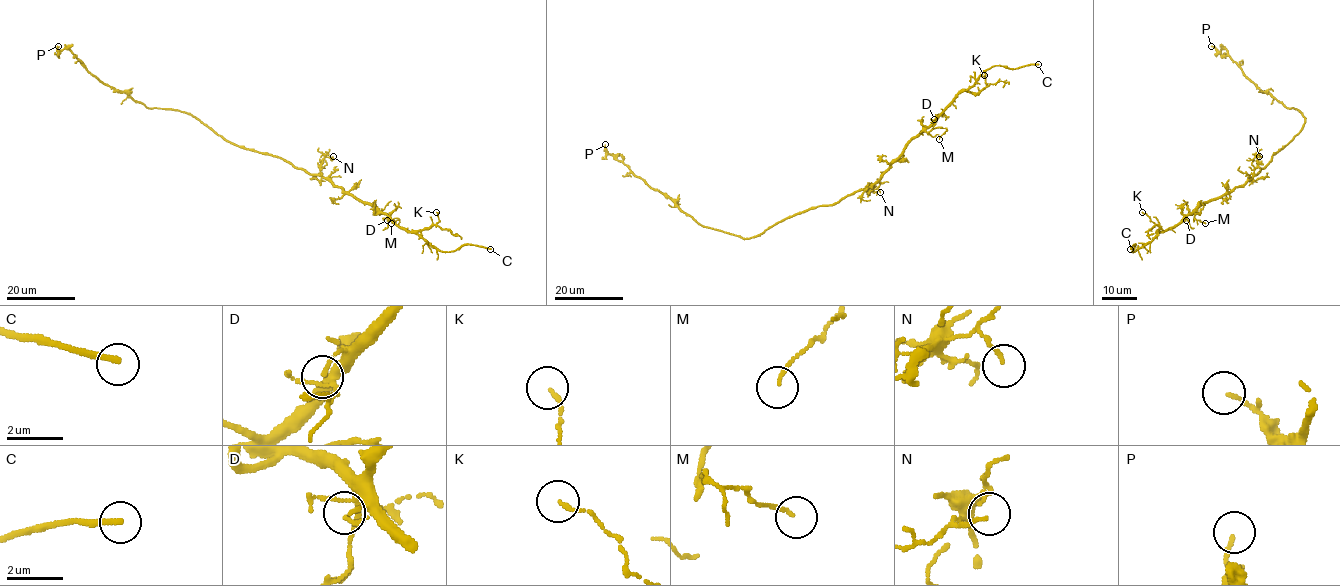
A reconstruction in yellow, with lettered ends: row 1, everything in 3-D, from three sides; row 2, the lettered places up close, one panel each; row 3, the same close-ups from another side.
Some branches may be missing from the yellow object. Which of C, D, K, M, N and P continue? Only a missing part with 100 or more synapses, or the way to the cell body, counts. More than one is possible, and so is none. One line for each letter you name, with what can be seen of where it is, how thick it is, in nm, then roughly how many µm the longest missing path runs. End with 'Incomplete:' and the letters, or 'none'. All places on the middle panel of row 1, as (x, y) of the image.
C: Place: (1038, 64). Thickness 240 nm. Missing length about 25 µm
Incomplete: C

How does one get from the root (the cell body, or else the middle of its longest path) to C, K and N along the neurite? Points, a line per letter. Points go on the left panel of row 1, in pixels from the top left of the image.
C: (277, 156), (373, 203), (397, 226), (419, 234), (440, 251), (452, 252), (467, 244), (490, 249)
K: (277, 156), (373, 203), (410, 232), (434, 225), (439, 221), (436, 212)
N: (277, 156), (313, 174), (320, 172), (325, 157), (333, 156)

